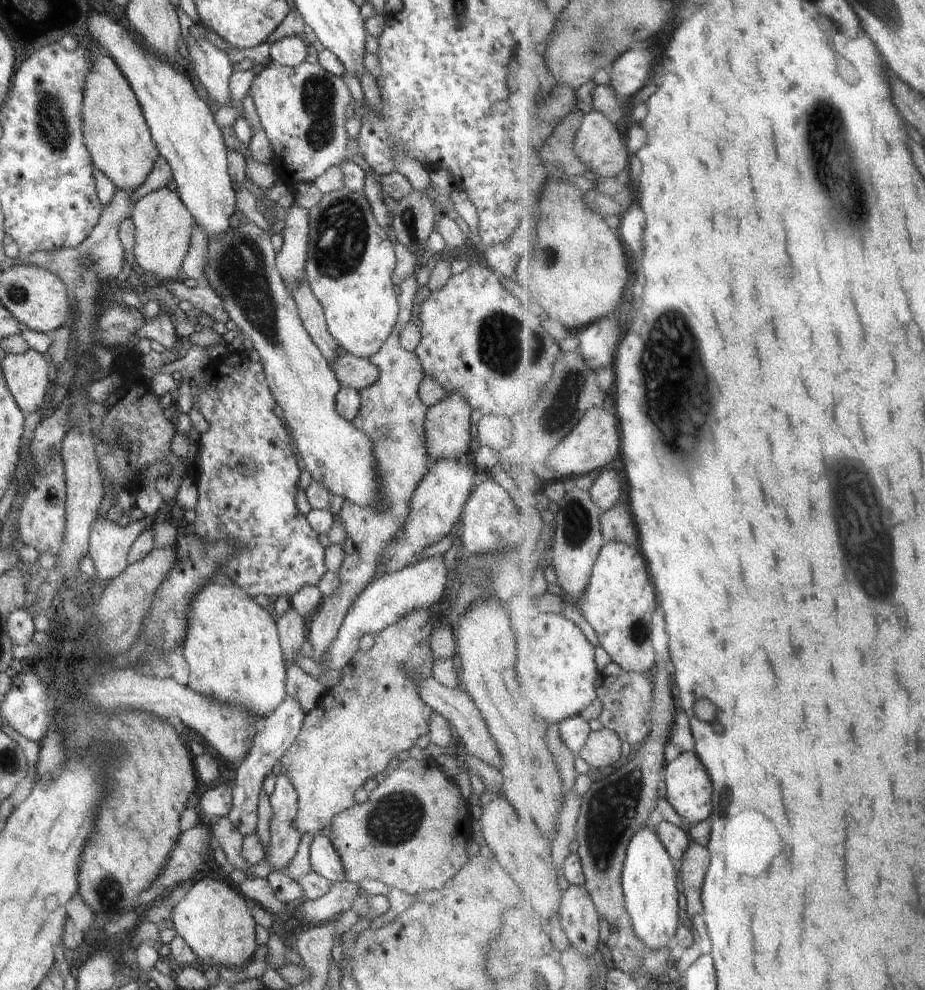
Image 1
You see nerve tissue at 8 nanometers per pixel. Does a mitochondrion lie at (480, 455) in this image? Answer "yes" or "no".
no

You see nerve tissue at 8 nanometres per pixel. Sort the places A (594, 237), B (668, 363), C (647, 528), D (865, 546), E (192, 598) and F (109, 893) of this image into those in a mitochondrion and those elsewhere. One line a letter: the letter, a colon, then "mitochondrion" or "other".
A: other
B: mitochondrion
C: other
D: mitochondrion
E: other
F: mitochondrion

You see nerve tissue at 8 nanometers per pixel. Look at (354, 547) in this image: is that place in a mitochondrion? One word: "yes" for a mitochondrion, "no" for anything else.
no

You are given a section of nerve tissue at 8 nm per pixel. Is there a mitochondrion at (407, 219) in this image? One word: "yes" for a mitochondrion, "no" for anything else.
yes

